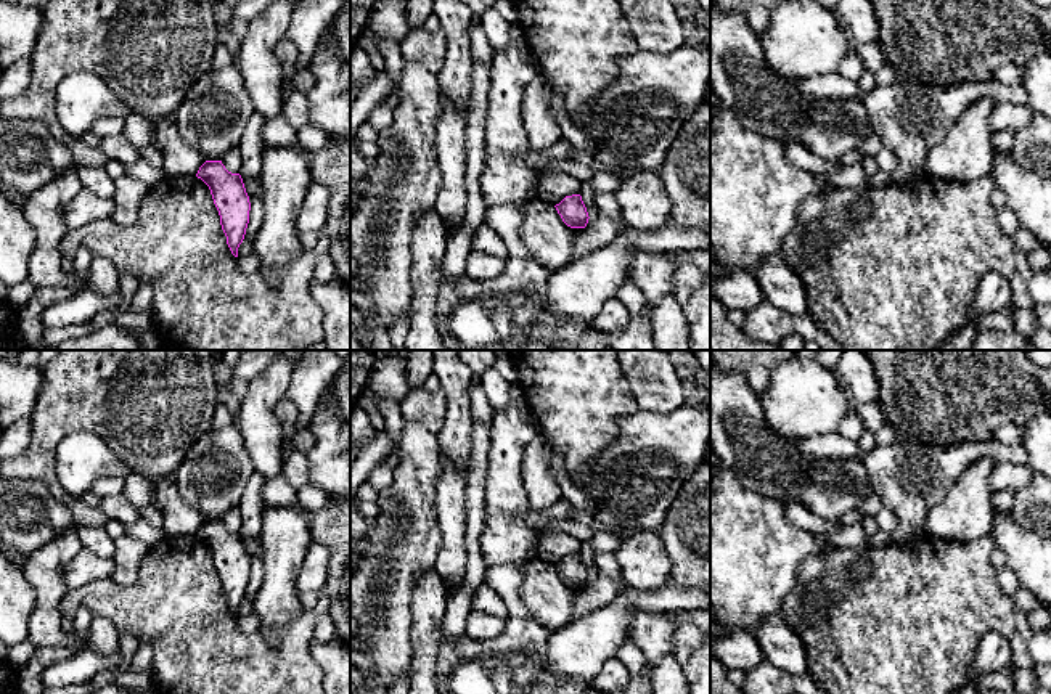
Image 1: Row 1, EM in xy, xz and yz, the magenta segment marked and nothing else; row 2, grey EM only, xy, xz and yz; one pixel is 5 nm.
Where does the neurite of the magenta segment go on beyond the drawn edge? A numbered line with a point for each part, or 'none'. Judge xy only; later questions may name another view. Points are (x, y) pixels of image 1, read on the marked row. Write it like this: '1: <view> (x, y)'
none

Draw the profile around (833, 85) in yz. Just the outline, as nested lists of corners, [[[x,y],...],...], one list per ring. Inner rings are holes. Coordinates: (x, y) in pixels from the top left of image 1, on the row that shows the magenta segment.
[[[837,71],[797,80],[795,90],[807,100],[850,100],[860,96],[858,82],[845,79]]]

